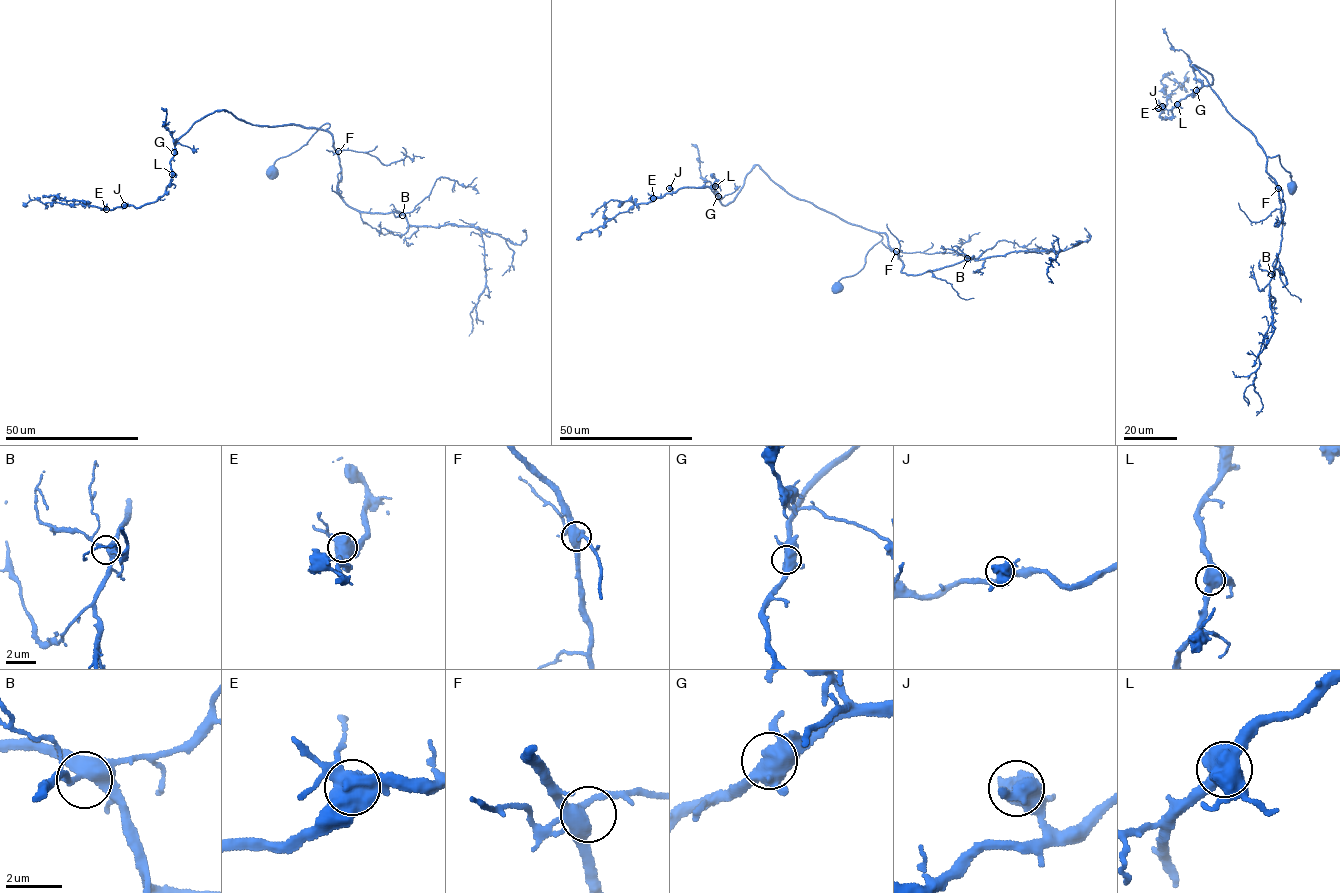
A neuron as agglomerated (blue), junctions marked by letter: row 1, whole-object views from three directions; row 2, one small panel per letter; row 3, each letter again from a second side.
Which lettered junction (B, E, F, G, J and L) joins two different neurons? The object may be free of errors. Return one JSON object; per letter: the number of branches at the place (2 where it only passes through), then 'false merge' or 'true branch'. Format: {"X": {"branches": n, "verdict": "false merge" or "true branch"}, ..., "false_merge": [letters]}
{"B": {"branches": 3, "verdict": "true branch"}, "E": {"branches": 4, "verdict": "true branch"}, "F": {"branches": 4, "verdict": "true branch"}, "G": {"branches": 4, "verdict": "true branch"}, "J": {"branches": 3, "verdict": "true branch"}, "L": {"branches": 4, "verdict": "true branch"}, "false_merge": []}

